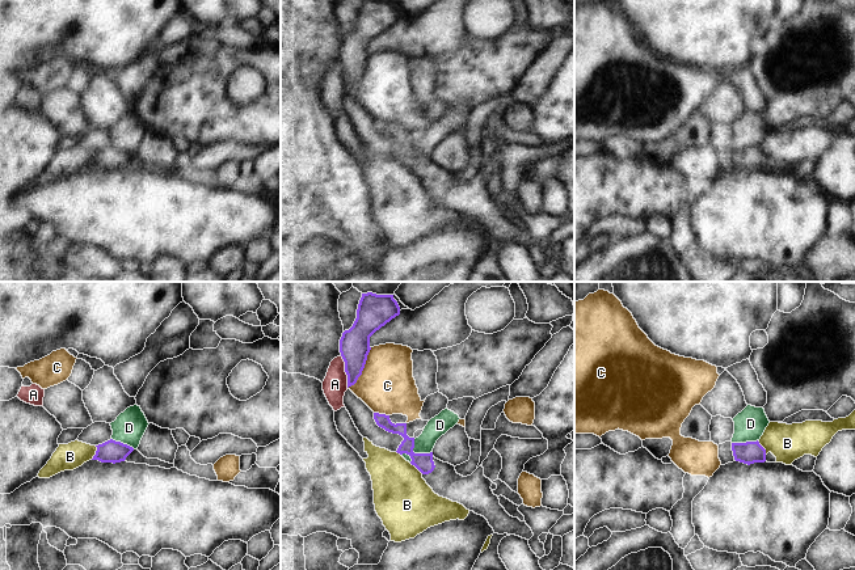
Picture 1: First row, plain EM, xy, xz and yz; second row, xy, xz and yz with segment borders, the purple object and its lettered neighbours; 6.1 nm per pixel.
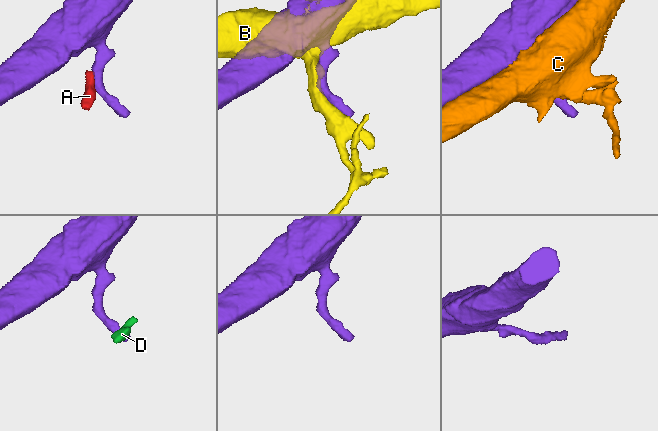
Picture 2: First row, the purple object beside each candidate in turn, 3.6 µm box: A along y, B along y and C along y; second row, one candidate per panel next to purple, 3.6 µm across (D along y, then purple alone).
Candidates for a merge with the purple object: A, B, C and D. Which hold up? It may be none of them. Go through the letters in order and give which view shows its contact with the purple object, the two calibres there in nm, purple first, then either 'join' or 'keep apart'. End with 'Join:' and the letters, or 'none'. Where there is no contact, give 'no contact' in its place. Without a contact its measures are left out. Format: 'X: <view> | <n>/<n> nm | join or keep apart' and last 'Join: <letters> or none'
A: xz | 190/150 nm | keep apart
B: xy | 140/160 nm | keep apart
C: xz | 190/340 nm | keep apart
D: xz | 110/120 nm | keep apart
Join: none

